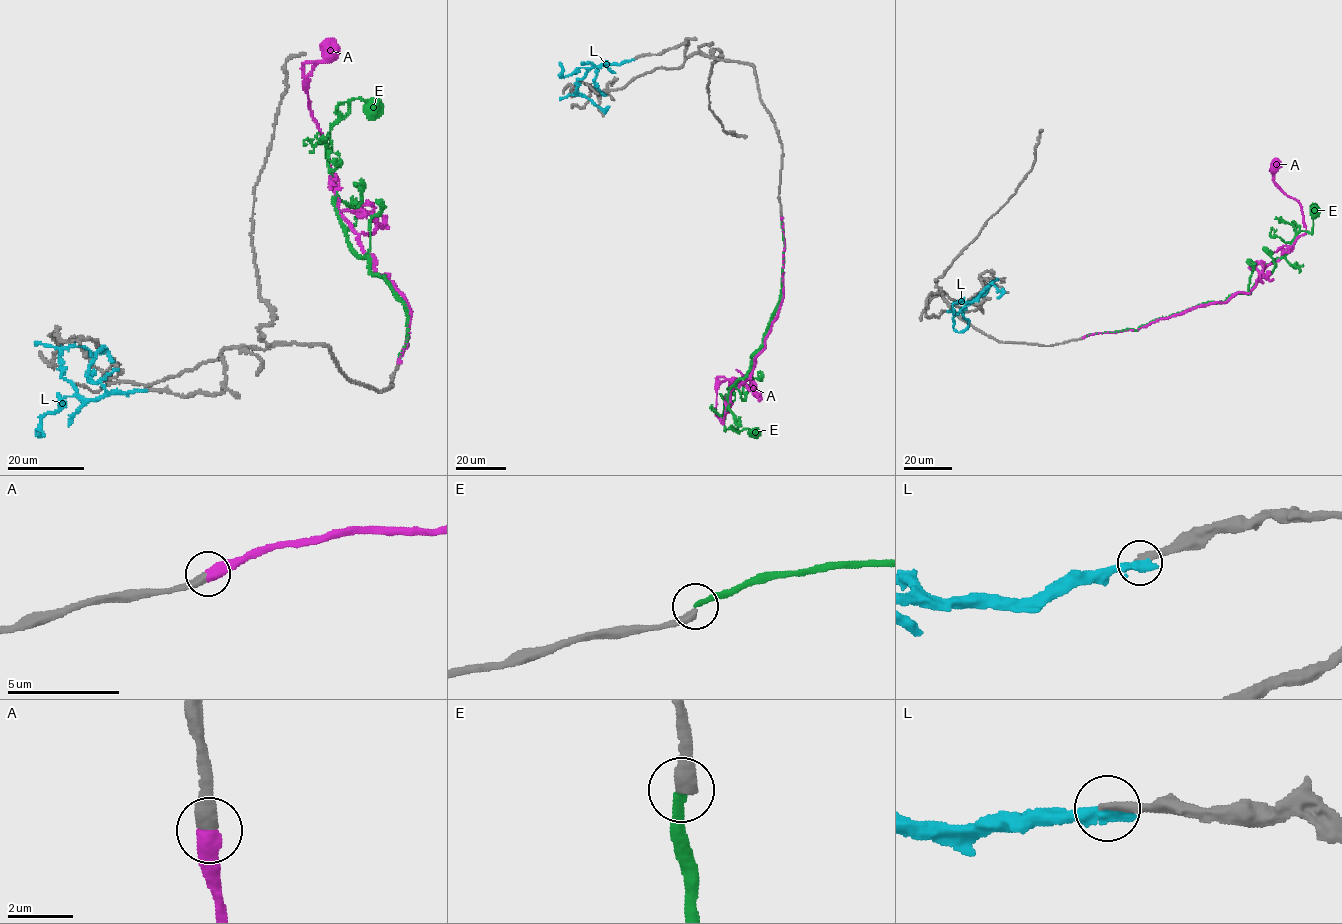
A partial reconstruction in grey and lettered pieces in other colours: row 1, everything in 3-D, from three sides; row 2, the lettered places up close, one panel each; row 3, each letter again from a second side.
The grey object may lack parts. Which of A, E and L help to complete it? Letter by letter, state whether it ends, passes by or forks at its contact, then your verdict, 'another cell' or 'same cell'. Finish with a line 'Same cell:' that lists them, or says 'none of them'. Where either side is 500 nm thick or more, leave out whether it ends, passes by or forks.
A: same cell
E: it ends; another cell
L: another cell
Same cell: A

